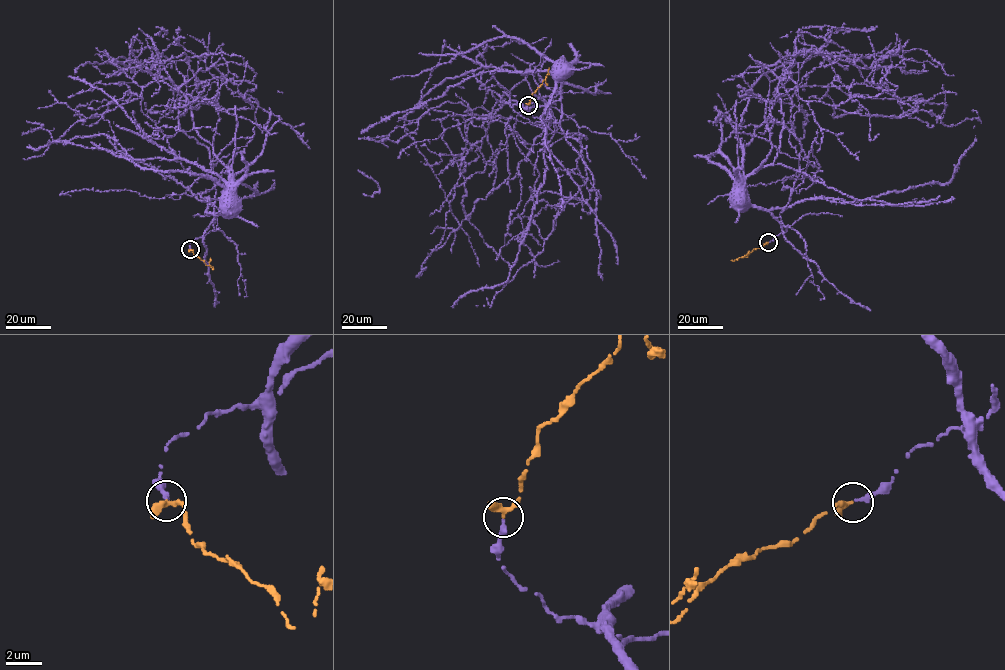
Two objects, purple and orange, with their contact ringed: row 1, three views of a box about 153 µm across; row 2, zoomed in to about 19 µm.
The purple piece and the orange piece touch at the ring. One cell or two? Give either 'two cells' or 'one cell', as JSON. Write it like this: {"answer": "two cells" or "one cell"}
{"answer": "one cell"}

